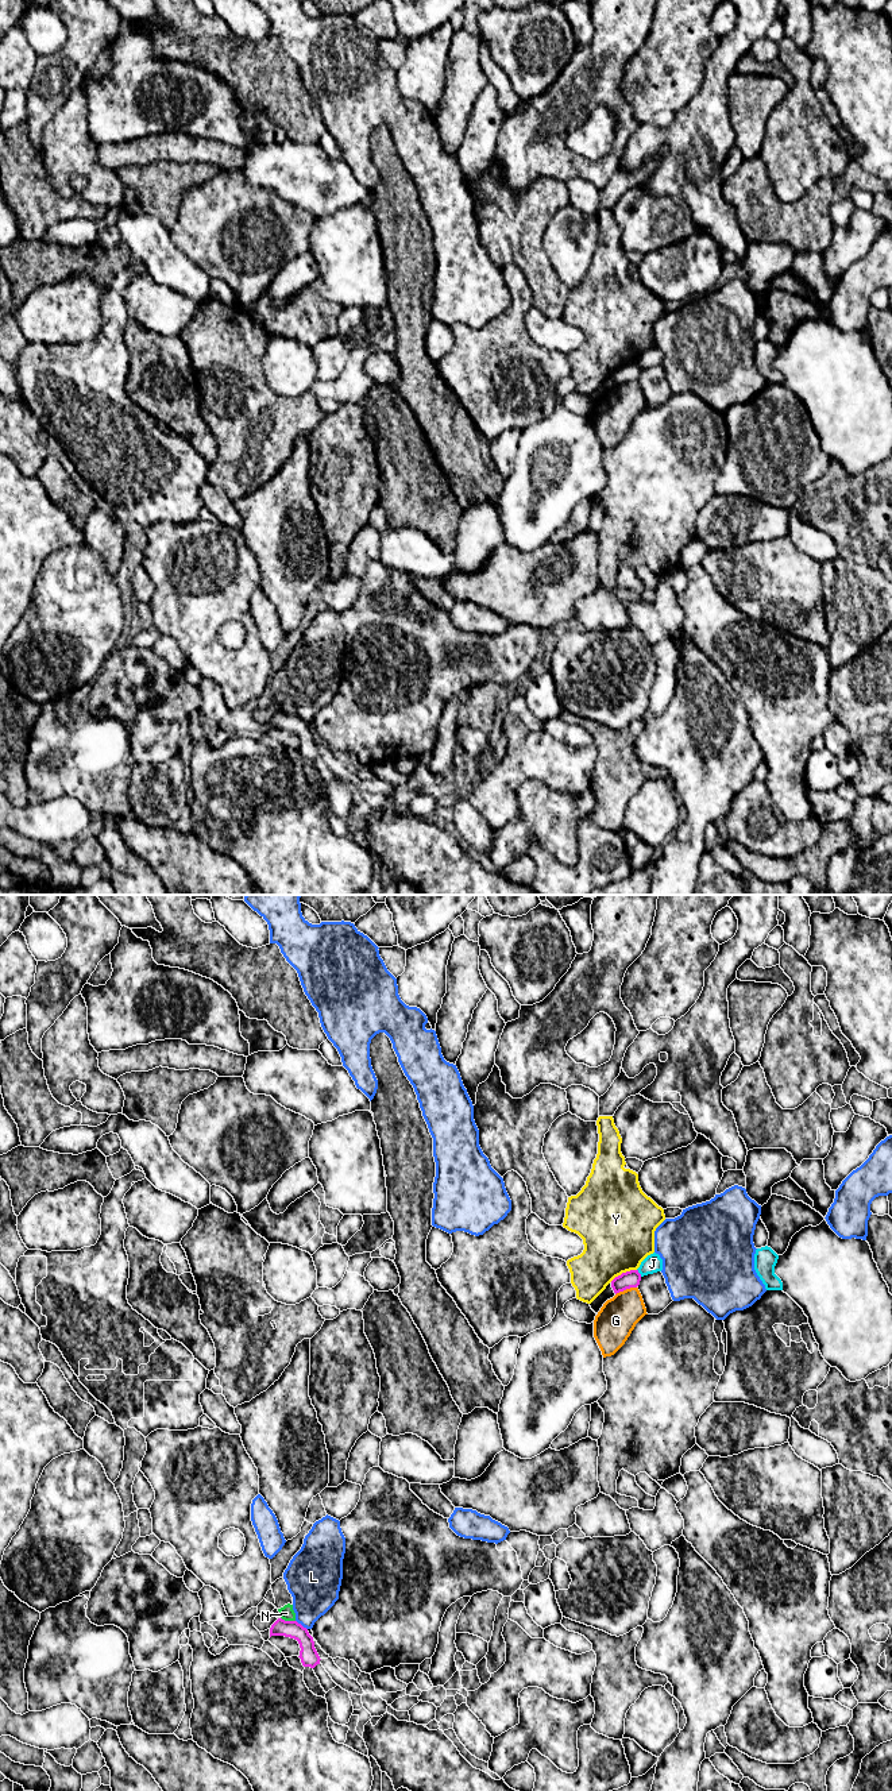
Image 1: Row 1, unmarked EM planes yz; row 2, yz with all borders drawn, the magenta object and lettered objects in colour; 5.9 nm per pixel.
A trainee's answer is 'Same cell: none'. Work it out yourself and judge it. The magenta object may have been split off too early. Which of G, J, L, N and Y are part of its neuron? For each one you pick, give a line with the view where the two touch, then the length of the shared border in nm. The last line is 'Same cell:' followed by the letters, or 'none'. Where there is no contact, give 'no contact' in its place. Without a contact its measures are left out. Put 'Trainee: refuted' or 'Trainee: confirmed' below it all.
Same cell: none
Trainee: confirmed

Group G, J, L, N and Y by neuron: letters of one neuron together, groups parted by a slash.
G / J / L N / Y

